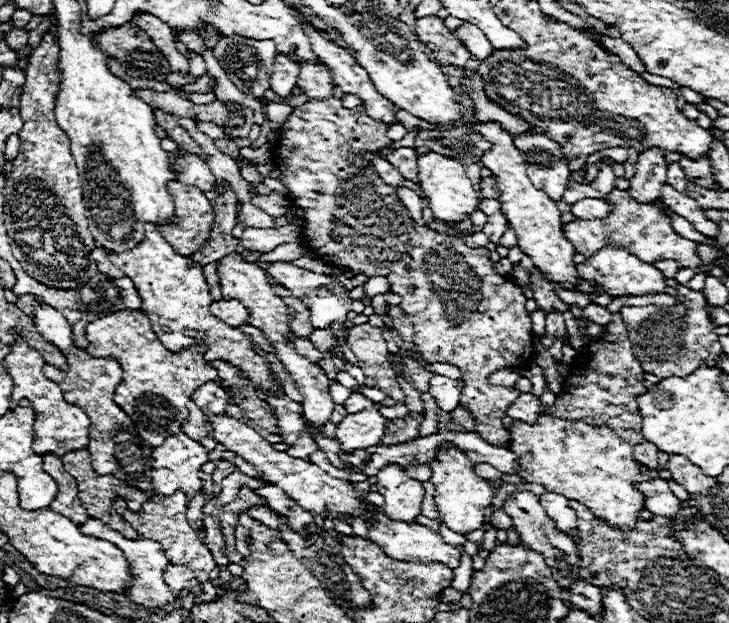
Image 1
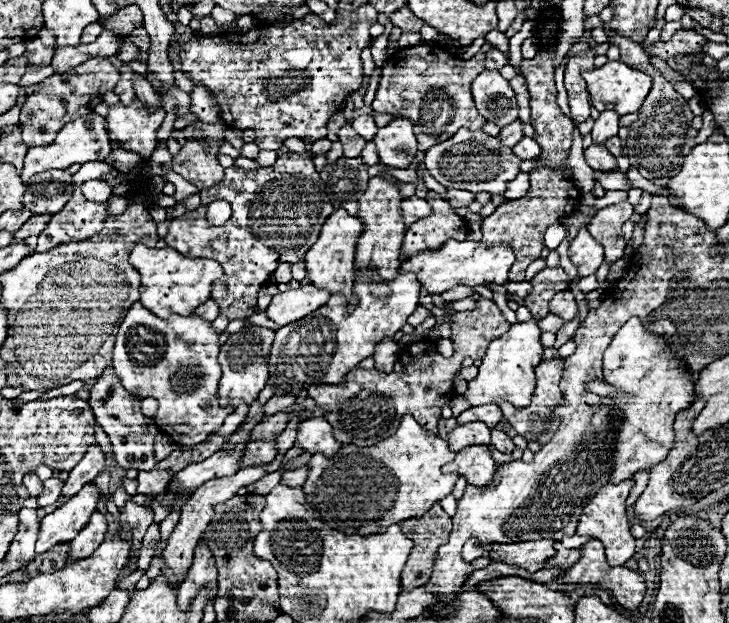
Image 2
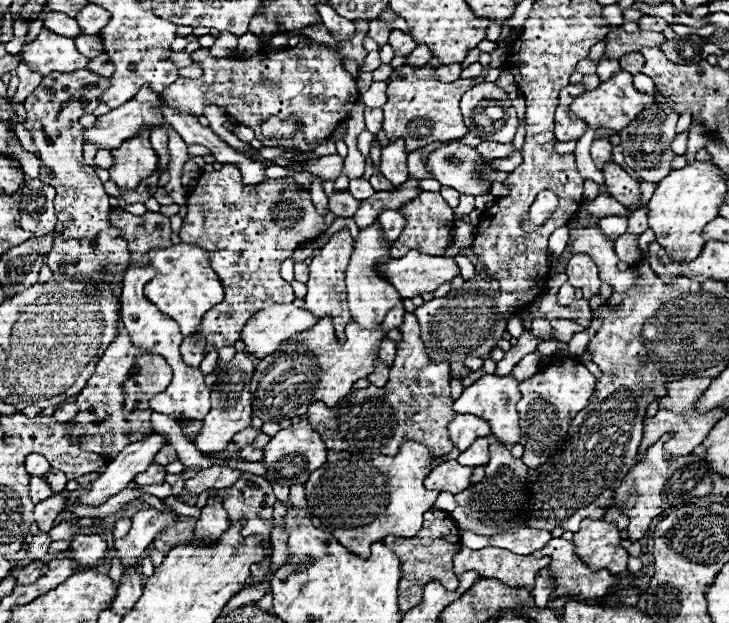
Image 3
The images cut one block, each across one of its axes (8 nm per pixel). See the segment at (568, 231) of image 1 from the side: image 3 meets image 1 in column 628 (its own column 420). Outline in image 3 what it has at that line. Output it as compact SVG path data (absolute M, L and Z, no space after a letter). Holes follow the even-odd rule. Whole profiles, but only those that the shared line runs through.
M422 192L416 200L406 204L400 212L406 218L406 228L402 230L400 238L390 248L392 258L406 256L412 248L416 248L418 252L424 252L424 254L432 254L432 256L436 256L436 254L440 256L446 250L448 238L454 228L454 212L452 212L452 208L448 208L448 204L444 204L444 200L440 200L440 194Z

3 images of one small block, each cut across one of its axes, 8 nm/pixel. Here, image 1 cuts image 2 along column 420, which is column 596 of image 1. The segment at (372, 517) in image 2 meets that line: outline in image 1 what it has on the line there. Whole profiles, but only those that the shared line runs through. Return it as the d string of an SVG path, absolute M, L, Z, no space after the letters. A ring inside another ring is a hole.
M542 416L534 426L518 420L512 424L510 450L516 452L520 464L524 464L520 476L528 482L542 484L550 492L582 502L616 528L636 526L638 510L644 508L644 496L636 492L632 484L636 484L636 480L650 480L650 476L636 468L632 446L610 428L552 416Z

